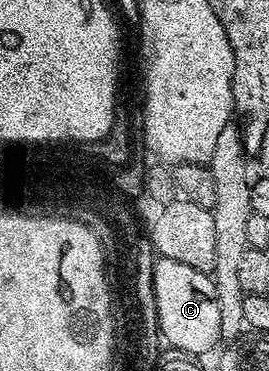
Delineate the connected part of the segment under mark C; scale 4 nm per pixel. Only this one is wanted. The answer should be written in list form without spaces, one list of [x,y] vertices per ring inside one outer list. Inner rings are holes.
[[[160,258],[152,265],[153,297],[156,299],[156,314],[159,320],[159,335],[171,347],[201,354],[215,346],[221,339],[222,314],[218,314],[216,281],[207,272],[194,270],[174,258]]]

